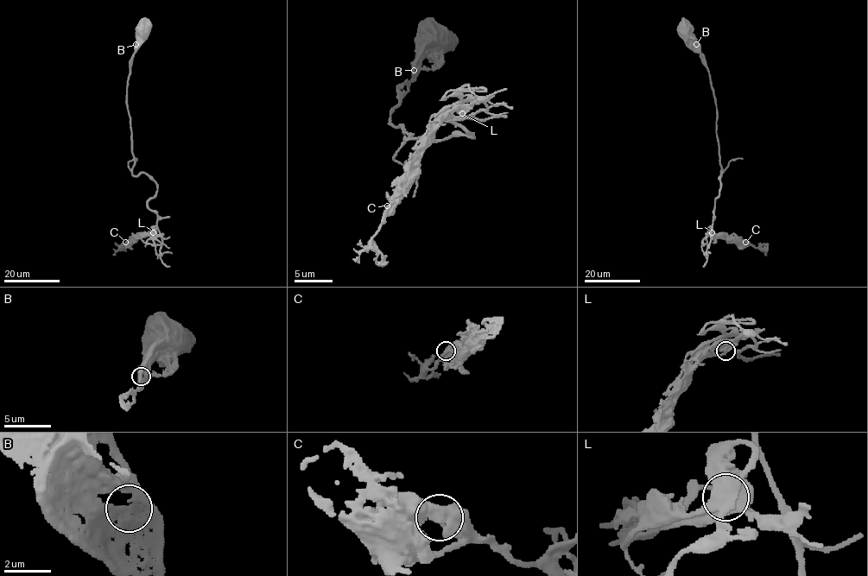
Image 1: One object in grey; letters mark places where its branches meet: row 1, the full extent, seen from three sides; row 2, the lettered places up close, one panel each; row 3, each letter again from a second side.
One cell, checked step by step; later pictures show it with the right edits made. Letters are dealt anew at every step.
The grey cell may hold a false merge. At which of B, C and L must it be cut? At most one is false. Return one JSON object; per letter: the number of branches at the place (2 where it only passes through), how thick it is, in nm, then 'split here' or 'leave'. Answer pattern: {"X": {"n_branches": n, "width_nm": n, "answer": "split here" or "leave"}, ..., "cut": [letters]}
{"B": {"n_branches": 2, "width_nm": 340, "answer": "leave"}, "C": {"n_branches": 2, "width_nm": 420, "answer": "leave"}, "L": {"n_branches": 2, "width_nm": 320, "answer": "leave"}, "cut": []}

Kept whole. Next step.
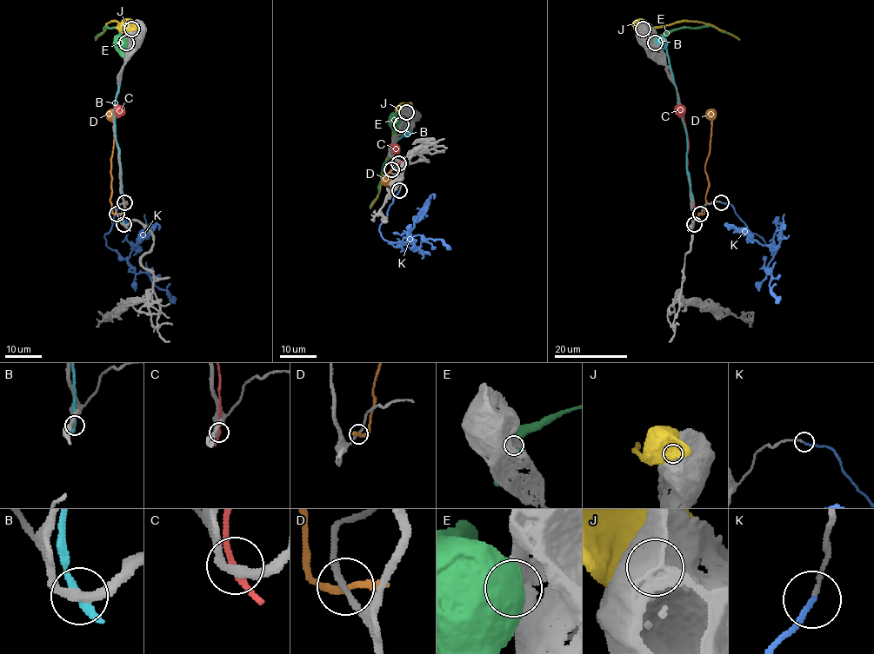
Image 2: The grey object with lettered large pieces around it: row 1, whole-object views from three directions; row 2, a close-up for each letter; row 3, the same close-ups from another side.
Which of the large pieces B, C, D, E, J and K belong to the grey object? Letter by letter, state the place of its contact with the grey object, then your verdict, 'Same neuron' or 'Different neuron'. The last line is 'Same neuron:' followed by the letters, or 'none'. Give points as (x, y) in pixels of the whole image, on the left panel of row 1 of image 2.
B: Touches grey at (124, 225). Different neuron
C: Touches grey at (123, 224). Different neuron
D: Touches grey at (116, 214). Different neuron
E: Touches grey at (126, 42). Different neuron
J: Touches grey at (131, 29). Different neuron
K: Touches grey at (124, 202). Same neuron
Same neuron: K

